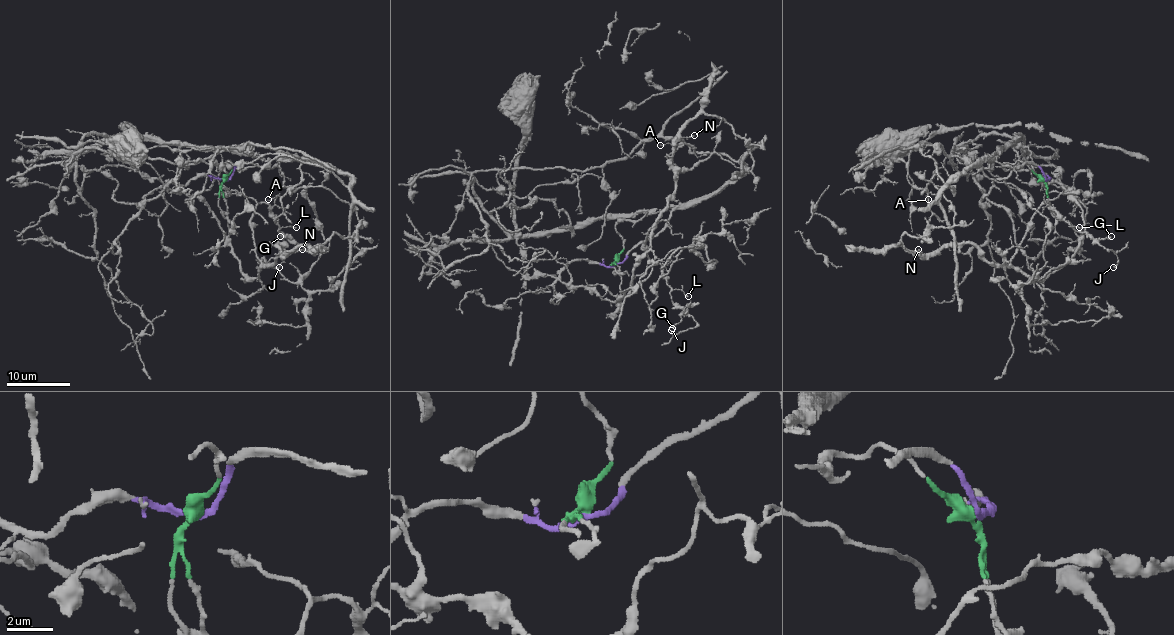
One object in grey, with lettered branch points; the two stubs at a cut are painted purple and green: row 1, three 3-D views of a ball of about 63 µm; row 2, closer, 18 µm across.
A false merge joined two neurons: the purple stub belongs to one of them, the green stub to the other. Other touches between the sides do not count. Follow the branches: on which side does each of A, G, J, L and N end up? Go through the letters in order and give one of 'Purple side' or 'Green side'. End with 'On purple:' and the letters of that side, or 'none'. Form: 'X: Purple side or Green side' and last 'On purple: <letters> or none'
A: Purple side
G: Green side
J: Green side
L: Green side
N: Green side
On purple: A

